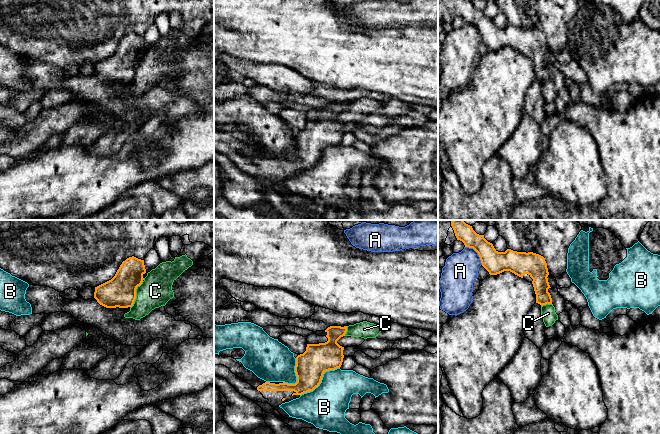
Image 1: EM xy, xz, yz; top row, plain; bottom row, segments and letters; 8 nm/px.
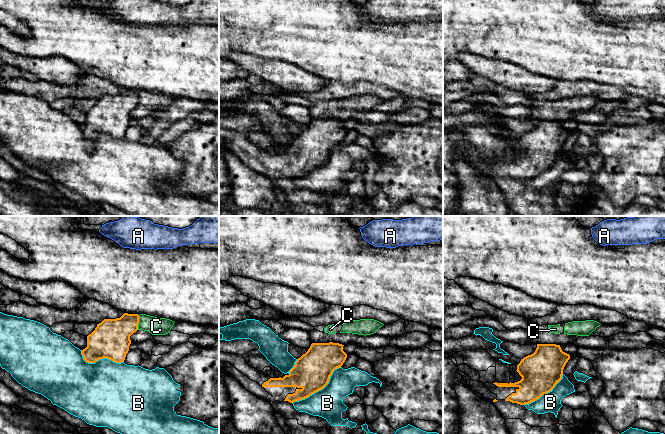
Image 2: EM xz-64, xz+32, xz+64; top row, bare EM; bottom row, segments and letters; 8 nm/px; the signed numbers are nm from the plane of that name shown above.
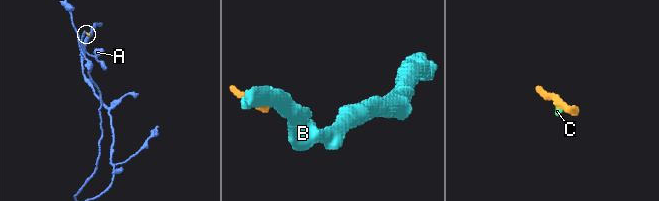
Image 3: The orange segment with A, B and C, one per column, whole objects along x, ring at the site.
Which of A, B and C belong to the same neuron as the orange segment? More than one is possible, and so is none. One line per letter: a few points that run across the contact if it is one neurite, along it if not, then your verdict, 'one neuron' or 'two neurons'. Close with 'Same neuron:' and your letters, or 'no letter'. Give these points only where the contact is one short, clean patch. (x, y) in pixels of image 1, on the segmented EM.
A: yz (465, 246), (471, 247), (477, 253), (482, 264) | two neurons
B: two neurons
C: xy (143, 281), (137, 287), (136, 298), (130, 307) | two neurons
Same neuron: no letter

